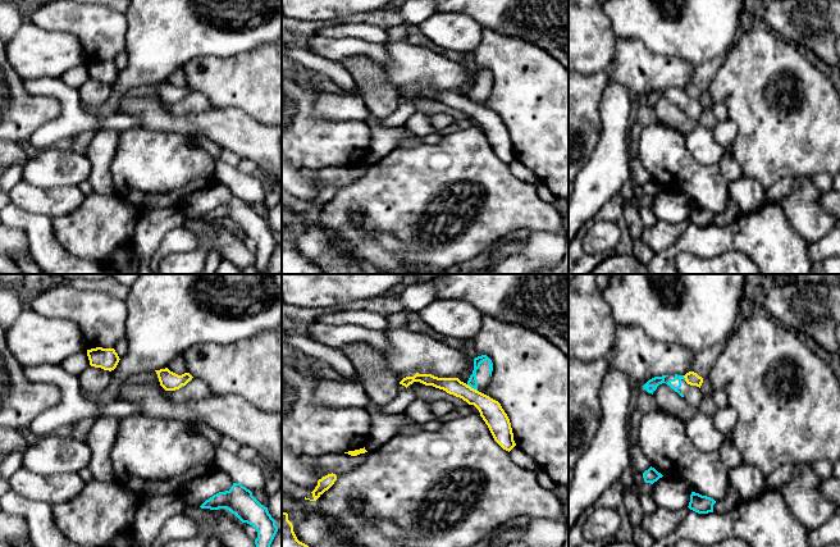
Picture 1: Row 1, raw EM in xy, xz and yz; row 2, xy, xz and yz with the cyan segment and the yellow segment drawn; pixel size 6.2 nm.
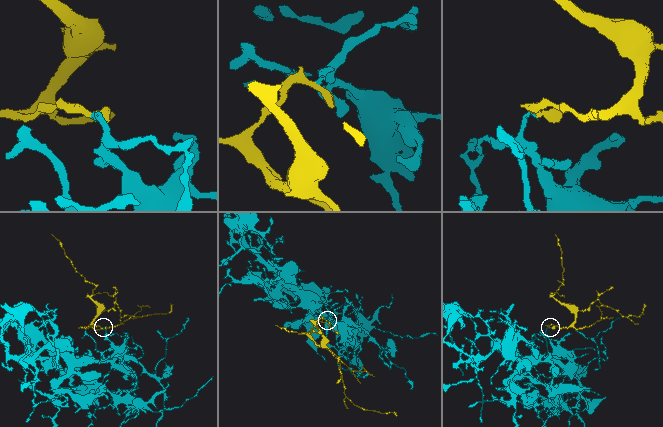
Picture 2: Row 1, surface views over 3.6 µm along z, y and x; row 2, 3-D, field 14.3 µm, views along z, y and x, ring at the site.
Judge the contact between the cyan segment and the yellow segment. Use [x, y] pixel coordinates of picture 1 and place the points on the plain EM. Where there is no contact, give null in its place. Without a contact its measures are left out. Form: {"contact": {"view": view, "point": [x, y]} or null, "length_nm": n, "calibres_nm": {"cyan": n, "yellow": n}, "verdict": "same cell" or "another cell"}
{"contact": {"view": "xz", "point": [471, 100]}, "length_nm": 80, "calibres_nm": {"cyan": 60, "yellow": 140}, "verdict": "another cell"}

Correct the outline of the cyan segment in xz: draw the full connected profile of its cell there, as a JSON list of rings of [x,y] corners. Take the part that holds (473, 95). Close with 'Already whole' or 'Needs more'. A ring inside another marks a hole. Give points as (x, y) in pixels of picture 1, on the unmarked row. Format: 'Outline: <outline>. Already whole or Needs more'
Outline: [[[481,68],[474,72],[474,83],[472,87],[470,88],[469,94],[467,94],[467,99],[470,99],[471,101],[478,104],[478,92],[476,92],[476,83],[480,81],[480,77],[484,74],[489,74],[489,87],[492,90],[492,85],[493,85],[493,76],[492,73],[487,69],[487,68]]]. Already whole

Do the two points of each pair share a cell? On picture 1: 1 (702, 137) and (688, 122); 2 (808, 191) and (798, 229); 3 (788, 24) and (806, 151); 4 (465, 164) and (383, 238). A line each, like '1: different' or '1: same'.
1: different
2: same
3: different
4: different

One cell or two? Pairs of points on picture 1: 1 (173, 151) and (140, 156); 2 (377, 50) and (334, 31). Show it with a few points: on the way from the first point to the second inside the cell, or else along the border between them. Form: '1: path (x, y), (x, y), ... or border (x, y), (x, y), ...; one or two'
1: path (165, 156), (147, 156); one
2: border (318, 33), (325, 37), (357, 37), (377, 44); two

